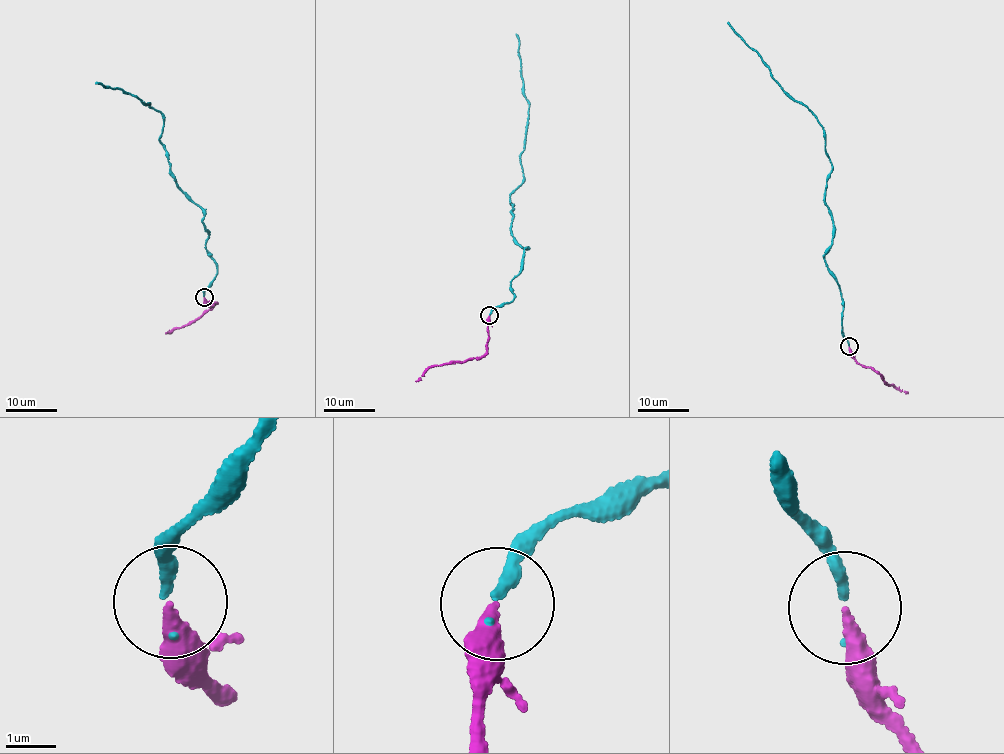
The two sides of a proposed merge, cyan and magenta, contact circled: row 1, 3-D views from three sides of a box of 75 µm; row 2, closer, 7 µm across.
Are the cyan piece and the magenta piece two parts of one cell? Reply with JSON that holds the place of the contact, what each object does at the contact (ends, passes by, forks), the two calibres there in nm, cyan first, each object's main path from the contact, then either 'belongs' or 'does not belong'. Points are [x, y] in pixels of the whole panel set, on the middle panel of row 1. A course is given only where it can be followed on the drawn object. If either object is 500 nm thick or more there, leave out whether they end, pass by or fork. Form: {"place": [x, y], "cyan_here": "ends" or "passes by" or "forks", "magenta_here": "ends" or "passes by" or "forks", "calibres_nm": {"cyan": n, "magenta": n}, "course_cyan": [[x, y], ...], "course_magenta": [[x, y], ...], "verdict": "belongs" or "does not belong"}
{"place": [489, 315], "cyan_here": "ends", "magenta_here": "ends", "calibres_nm": {"cyan": 220, "magenta": 280}, "course_cyan": [[489, 315], [515, 294], [511, 285], [526, 247], [510, 228], [510, 198], [524, 179], [529, 105], [516, 33]], "course_magenta": [[489, 316], [484, 355], [432, 366], [415, 381]], "verdict": "belongs"}

